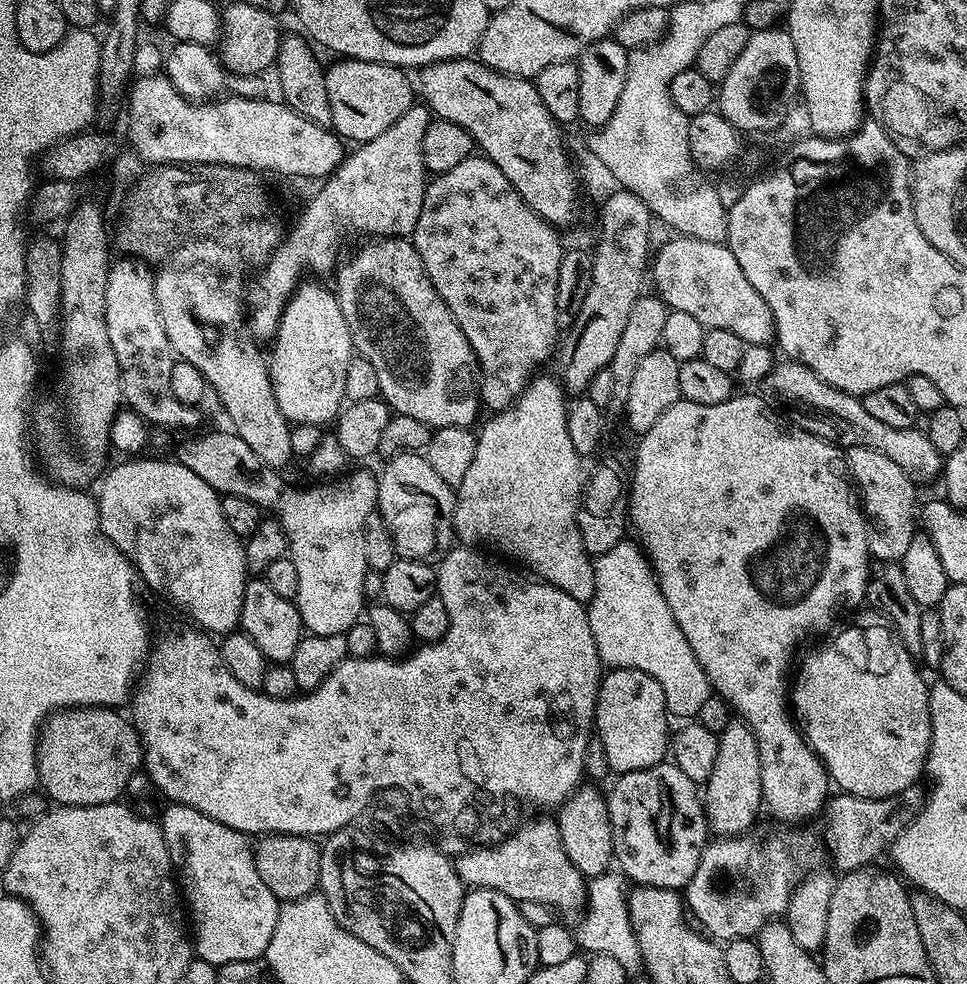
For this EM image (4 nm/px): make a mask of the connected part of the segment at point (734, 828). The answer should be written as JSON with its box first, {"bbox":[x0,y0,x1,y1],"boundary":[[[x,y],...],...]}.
{"bbox":[702,718,762,837],"boundary":[[[739,718],[729,719],[728,725],[718,733],[718,739],[720,741],[718,758],[714,758],[714,770],[710,770],[710,778],[706,781],[706,787],[702,792],[704,810],[709,829],[717,837],[739,836],[753,827],[756,815],[762,812],[762,774],[758,762],[758,742],[748,723]]]}

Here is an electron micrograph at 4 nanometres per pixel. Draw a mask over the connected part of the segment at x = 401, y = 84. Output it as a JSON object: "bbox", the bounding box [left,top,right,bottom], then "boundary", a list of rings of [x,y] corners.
{"bbox":[324,58,414,142],"boundary":[[[340,58],[337,64],[327,65],[324,77],[326,78],[326,98],[330,104],[331,127],[337,136],[345,141],[363,142],[378,138],[386,126],[394,126],[402,114],[414,103],[414,84],[408,81],[409,73],[394,64],[383,64],[382,62],[370,62],[369,60],[349,60]]]}

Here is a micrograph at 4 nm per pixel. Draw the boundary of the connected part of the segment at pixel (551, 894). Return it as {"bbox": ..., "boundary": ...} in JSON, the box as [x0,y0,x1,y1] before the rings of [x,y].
{"bbox":[455,819,586,912],"boundary":[[[555,819],[521,823],[516,831],[489,846],[473,848],[455,857],[456,873],[465,886],[489,888],[506,894],[514,901],[542,902],[564,912],[583,909],[586,904],[586,878],[566,858],[560,826]]]}

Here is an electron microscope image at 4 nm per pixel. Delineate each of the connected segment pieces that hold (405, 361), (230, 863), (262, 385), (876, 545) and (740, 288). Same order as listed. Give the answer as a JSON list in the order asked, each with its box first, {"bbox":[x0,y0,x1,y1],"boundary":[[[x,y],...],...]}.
[{"bbox":[334,238,482,430],"boundary":[[[372,238],[357,250],[356,256],[352,256],[340,269],[337,267],[336,272],[336,288],[334,287],[335,303],[340,305],[342,310],[342,318],[346,318],[346,326],[350,326],[350,338],[352,339],[352,347],[362,358],[366,358],[366,362],[370,362],[370,366],[374,366],[374,371],[378,374],[378,386],[380,387],[380,396],[385,404],[393,413],[409,416],[410,418],[418,418],[418,422],[426,422],[429,428],[435,430],[445,428],[446,426],[462,426],[467,428],[475,425],[476,411],[481,411],[482,401],[480,399],[480,389],[478,387],[478,365],[476,356],[472,352],[470,342],[466,338],[466,334],[462,334],[462,330],[458,326],[458,322],[450,314],[450,310],[446,306],[446,302],[442,302],[442,298],[438,294],[436,287],[430,282],[430,278],[426,274],[426,270],[420,261],[420,255],[415,244],[408,238]]]},{"bbox":[158,803,282,966],"boundary":[[[169,803],[167,807],[168,809],[158,816],[158,823],[164,835],[166,850],[172,859],[175,875],[178,877],[179,887],[182,889],[182,900],[186,905],[187,919],[190,921],[190,936],[194,941],[195,955],[217,966],[226,962],[260,960],[270,946],[270,938],[274,934],[282,904],[274,894],[270,894],[266,882],[258,878],[256,857],[249,837],[243,832],[235,832],[230,826],[222,826],[222,822],[214,822],[214,818],[206,818],[206,814],[185,804]]]},{"bbox":[154,264,293,469],"boundary":[[[204,264],[176,268],[173,272],[166,267],[155,273],[154,283],[156,305],[173,353],[204,375],[232,423],[231,431],[268,467],[283,469],[283,464],[293,459],[290,422],[278,410],[269,361],[246,335],[246,310],[244,314],[239,282],[232,276],[219,276]]]},{"bbox":[846,446,918,562],"boundary":[[[866,446],[849,447],[846,452],[846,468],[858,489],[862,501],[864,519],[868,521],[868,554],[873,561],[894,560],[900,562],[918,532],[917,485],[886,454],[870,450]]]},{"bbox":[650,235,773,345],"boundary":[[[677,235],[660,249],[655,249],[650,260],[650,280],[656,283],[655,291],[673,312],[685,312],[698,318],[705,329],[731,330],[744,340],[745,345],[767,345],[773,339],[772,315],[762,302],[762,296],[742,274],[738,258],[728,249],[727,243],[695,240]]]}]

